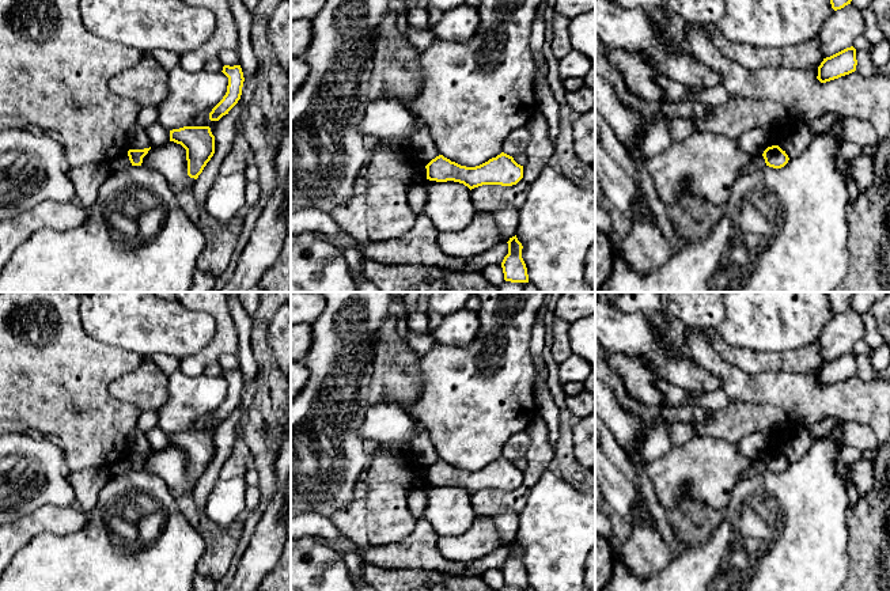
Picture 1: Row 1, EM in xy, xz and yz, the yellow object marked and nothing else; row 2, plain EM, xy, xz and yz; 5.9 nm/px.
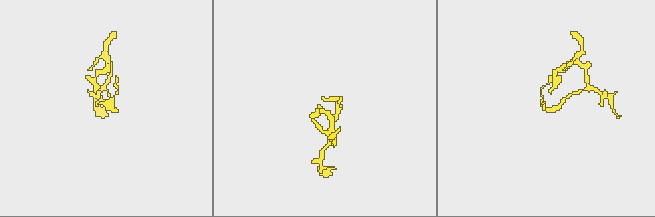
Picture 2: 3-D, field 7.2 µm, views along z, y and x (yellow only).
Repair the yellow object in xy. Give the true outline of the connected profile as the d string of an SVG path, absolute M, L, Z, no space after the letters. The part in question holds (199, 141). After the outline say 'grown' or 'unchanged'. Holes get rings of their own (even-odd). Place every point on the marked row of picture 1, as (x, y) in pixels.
M183 126L170 130L170 141L186 149L188 175L197 179L215 154L215 136L209 126Z; unchanged

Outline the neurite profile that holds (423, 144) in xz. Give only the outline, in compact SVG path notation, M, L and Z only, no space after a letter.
M420 122L412 136L410 148L413 149L416 159L423 164L428 164L440 155L429 129L423 122Z

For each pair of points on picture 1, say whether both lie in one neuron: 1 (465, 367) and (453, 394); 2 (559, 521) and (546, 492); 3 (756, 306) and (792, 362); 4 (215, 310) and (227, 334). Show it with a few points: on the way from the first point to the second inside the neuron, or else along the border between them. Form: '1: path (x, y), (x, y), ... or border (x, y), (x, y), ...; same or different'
1: path (465, 374), (465, 382), (459, 387); same
2: path (556, 514), (550, 499); same
3: border (814, 340), (792, 349), (752, 349); different
4: path (220, 315), (226, 329); same

